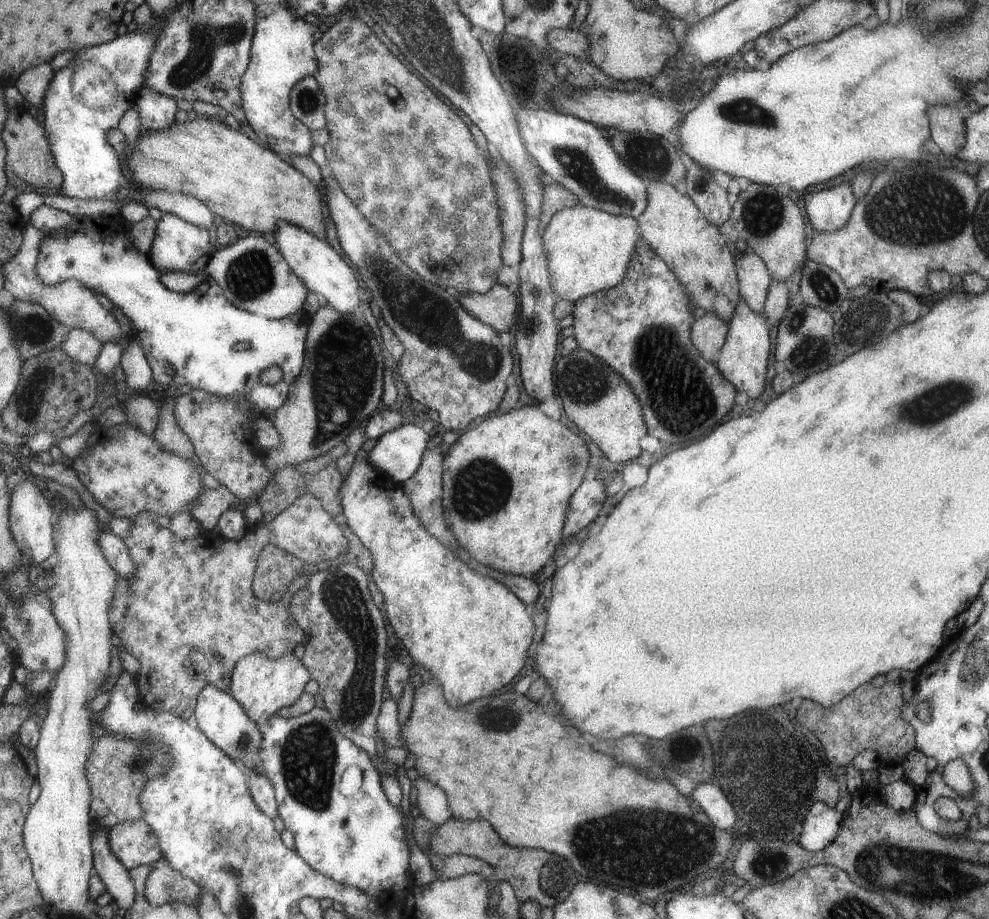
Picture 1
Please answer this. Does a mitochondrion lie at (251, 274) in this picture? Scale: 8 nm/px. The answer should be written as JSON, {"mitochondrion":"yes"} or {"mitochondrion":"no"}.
{"mitochondrion":"yes"}

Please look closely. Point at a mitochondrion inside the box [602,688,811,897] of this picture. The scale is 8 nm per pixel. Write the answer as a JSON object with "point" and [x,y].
{"point":[765,865]}

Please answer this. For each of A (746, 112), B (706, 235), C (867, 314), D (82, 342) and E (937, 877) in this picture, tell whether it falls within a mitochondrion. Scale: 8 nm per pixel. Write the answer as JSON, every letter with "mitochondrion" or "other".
{"A":"mitochondrion","B":"other","C":"mitochondrion","D":"other","E":"mitochondrion"}

